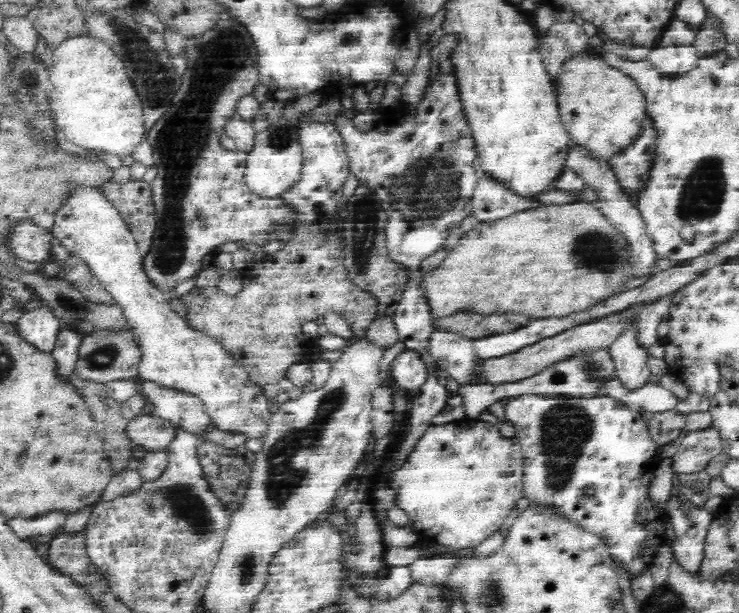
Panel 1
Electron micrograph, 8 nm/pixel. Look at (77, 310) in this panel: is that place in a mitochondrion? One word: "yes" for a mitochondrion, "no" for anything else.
yes

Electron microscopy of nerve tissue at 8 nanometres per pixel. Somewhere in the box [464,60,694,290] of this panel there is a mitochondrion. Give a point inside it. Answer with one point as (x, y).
(596, 246)

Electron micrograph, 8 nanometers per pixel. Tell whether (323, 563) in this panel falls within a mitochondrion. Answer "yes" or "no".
no

